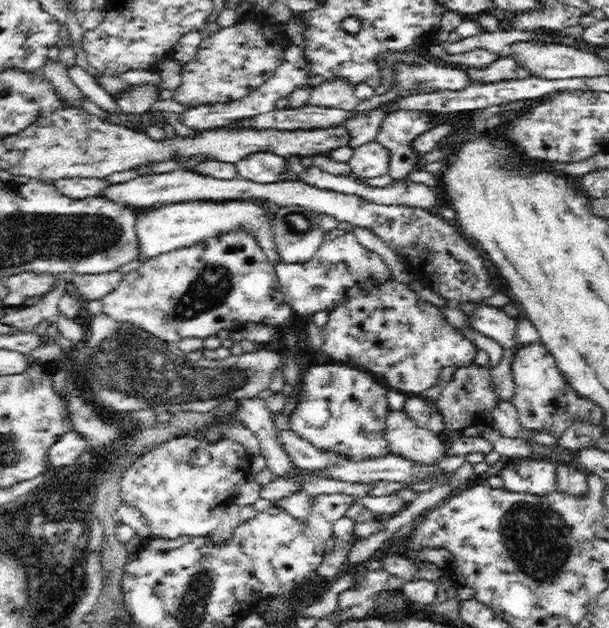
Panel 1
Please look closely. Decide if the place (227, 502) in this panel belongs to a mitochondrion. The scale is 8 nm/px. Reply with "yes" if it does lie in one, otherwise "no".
no

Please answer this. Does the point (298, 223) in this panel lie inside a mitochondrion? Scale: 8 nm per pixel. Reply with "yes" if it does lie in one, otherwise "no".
yes

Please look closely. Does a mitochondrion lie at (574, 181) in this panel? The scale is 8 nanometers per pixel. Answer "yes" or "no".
no

